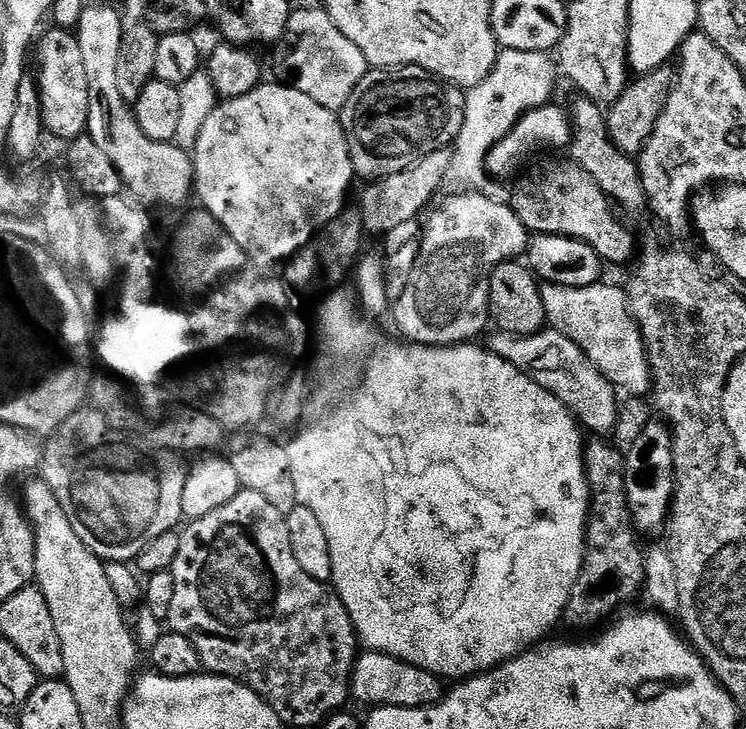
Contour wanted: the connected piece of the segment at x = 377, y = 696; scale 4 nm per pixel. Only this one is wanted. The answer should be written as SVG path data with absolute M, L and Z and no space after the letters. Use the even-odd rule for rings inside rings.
M365 651L356 661L352 672L351 695L356 696L367 706L382 708L426 708L440 703L446 695L441 677L422 670L418 666L406 663L381 652ZM441 684L441 685L440 685Z

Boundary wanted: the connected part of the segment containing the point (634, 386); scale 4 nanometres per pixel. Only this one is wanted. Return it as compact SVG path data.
M607 282L590 287L566 287L543 283L543 306L549 327L570 338L587 356L603 376L617 389L633 397L645 397L652 388L648 350L640 326L629 310L627 291Z

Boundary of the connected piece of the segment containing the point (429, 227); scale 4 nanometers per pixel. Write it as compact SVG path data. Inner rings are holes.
M460 190L457 196L450 197L428 221L423 221L420 256L408 284L399 293L400 301L397 304L395 301L394 304L396 324L401 332L399 335L405 341L427 344L439 350L453 344L475 341L476 335L490 324L492 272L500 264L523 257L530 243L528 227L518 218L511 203L504 201L503 204L490 195L479 190Z

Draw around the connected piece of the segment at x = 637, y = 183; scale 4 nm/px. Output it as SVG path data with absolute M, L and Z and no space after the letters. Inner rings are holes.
M580 98L576 109L571 109L570 119L575 132L570 145L571 159L582 166L596 182L608 199L620 204L628 212L645 211L646 197L644 183L640 177L640 165L633 157L627 156L618 146L614 146L608 132L608 117L599 103L589 98Z

